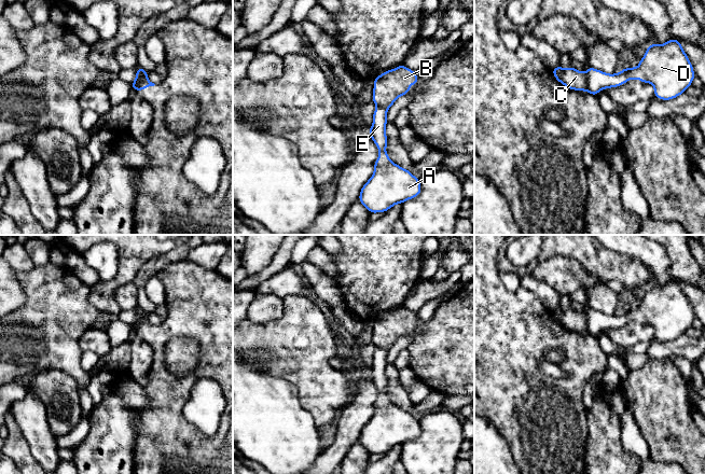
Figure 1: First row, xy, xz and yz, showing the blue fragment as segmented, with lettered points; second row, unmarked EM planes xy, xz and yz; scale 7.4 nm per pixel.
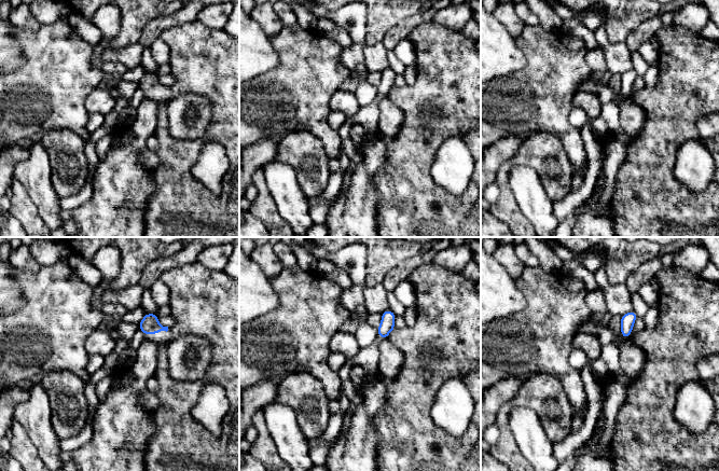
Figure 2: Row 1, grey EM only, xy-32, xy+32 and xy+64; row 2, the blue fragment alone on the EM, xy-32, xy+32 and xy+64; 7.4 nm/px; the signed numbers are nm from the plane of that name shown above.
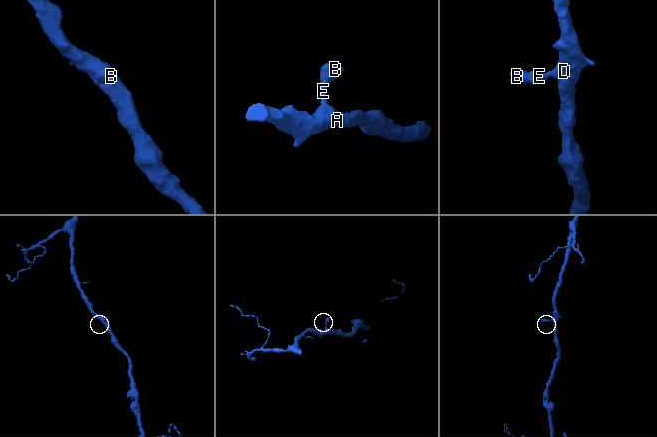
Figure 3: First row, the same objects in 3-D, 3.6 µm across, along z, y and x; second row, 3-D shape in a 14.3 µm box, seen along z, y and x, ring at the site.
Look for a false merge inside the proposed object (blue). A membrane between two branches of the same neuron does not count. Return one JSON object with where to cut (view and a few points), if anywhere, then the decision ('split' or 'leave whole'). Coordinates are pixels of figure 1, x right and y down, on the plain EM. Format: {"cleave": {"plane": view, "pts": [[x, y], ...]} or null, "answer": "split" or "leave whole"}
{"cleave": {"plane": "xy", "pts": [[147, 315], [140, 320], [137, 332]]}, "answer": "split"}

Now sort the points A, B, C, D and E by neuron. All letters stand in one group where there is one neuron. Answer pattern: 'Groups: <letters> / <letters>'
Groups: A D E / B C

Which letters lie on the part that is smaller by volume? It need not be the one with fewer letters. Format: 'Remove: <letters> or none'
Remove: B, C

